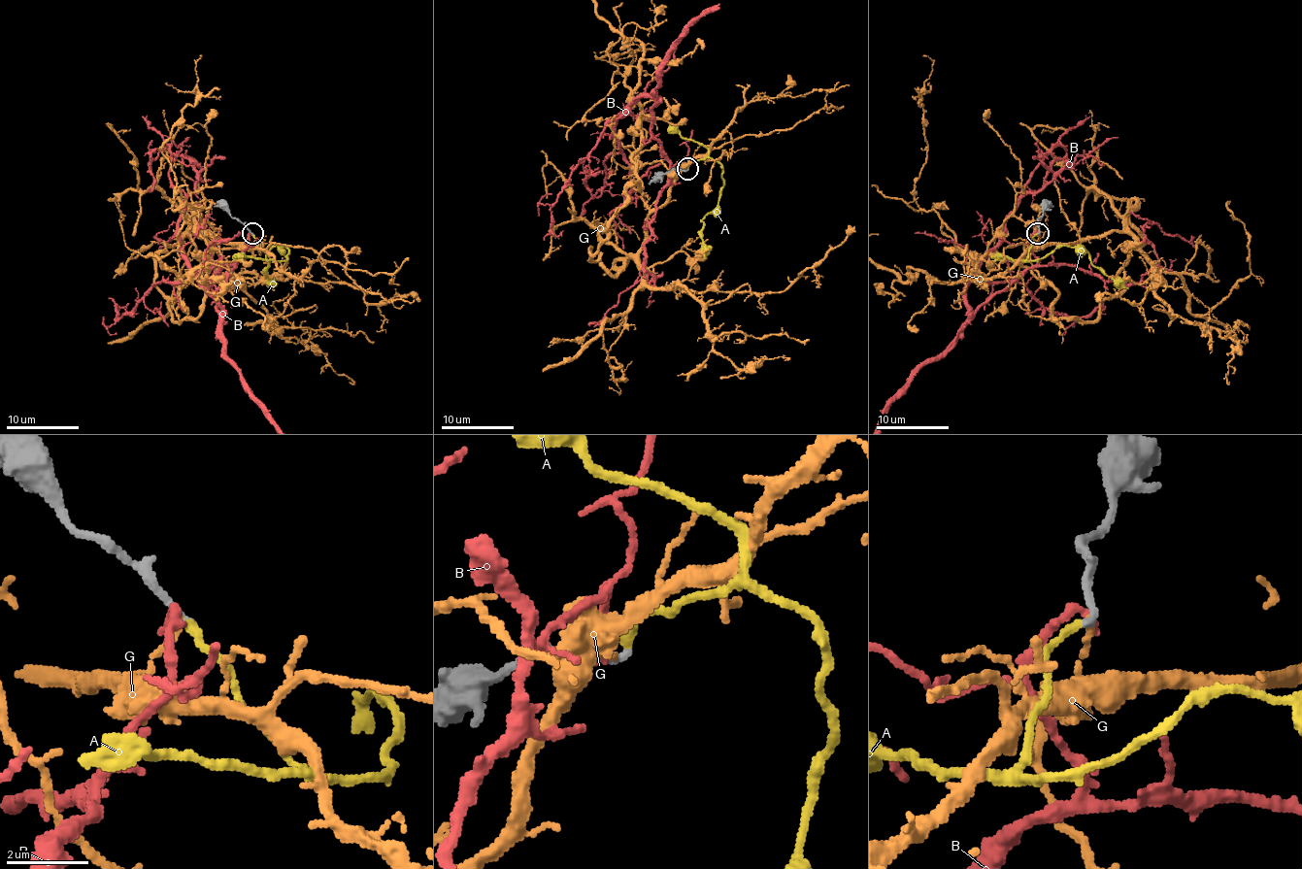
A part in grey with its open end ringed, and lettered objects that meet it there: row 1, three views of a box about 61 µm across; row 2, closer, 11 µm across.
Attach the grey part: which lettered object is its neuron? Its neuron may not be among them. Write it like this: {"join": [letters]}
{"join": ["A"]}

